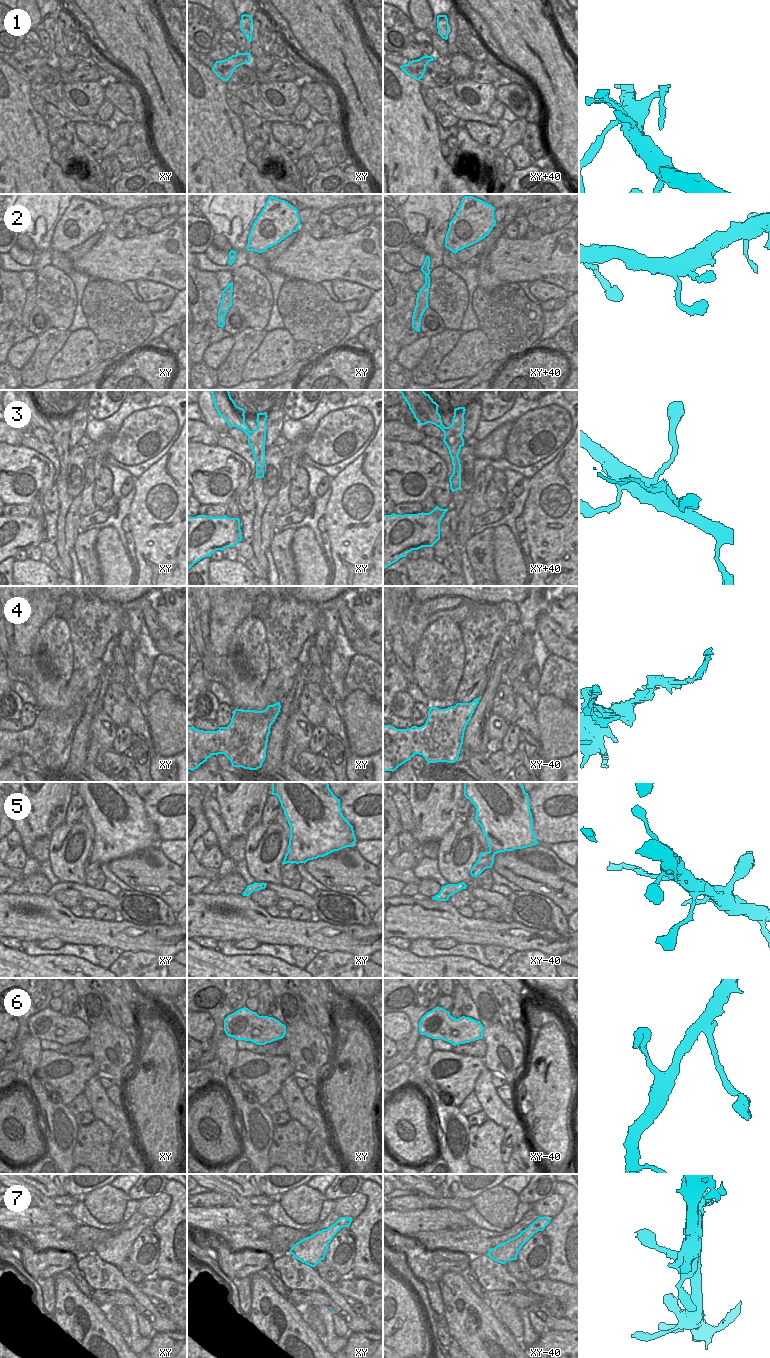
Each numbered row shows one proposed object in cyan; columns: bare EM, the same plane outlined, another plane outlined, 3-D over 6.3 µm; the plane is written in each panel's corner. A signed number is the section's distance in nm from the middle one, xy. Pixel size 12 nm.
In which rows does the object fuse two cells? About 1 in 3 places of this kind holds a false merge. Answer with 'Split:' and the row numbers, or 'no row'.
Split: 1, 3, 4, 5.

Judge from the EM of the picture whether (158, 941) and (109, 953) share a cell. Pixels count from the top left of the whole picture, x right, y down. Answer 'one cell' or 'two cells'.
two cells

